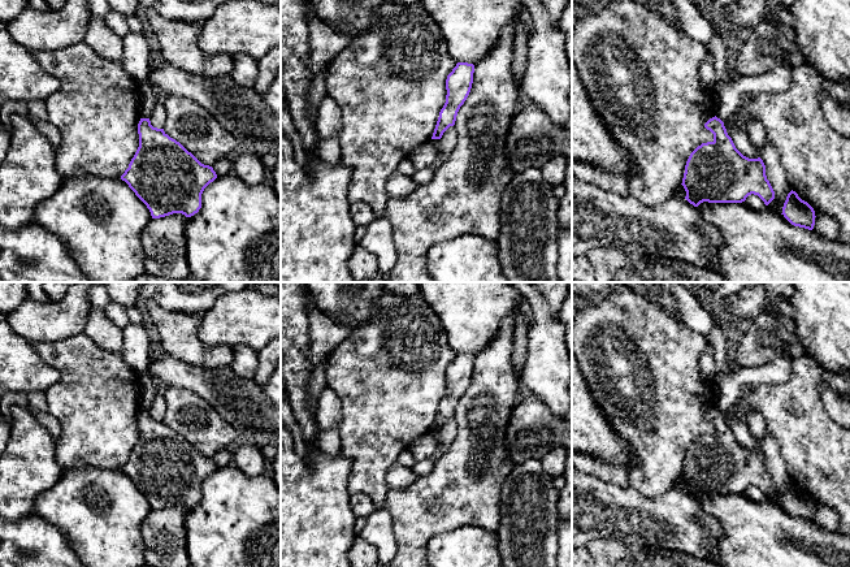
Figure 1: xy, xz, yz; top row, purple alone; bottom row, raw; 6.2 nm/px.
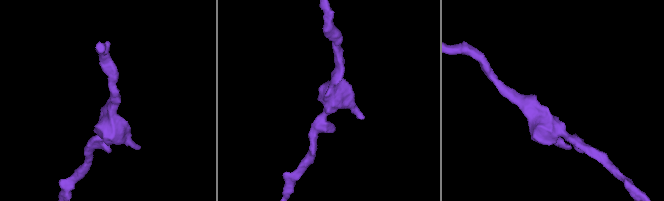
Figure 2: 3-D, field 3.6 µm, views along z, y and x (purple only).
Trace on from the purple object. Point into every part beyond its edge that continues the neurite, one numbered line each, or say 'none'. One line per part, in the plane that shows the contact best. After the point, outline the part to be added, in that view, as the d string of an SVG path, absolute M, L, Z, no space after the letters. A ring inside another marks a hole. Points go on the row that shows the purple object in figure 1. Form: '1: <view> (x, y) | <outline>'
none

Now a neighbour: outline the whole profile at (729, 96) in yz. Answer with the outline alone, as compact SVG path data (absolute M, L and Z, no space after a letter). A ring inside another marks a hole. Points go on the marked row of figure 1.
M785 64L762 75L734 77L732 82L717 83L716 86L716 117L727 121L740 107L746 96L758 92L781 92L790 87L793 66Z

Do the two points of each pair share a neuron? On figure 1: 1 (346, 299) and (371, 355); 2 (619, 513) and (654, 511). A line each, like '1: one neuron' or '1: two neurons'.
1: two neurons
2: one neuron

